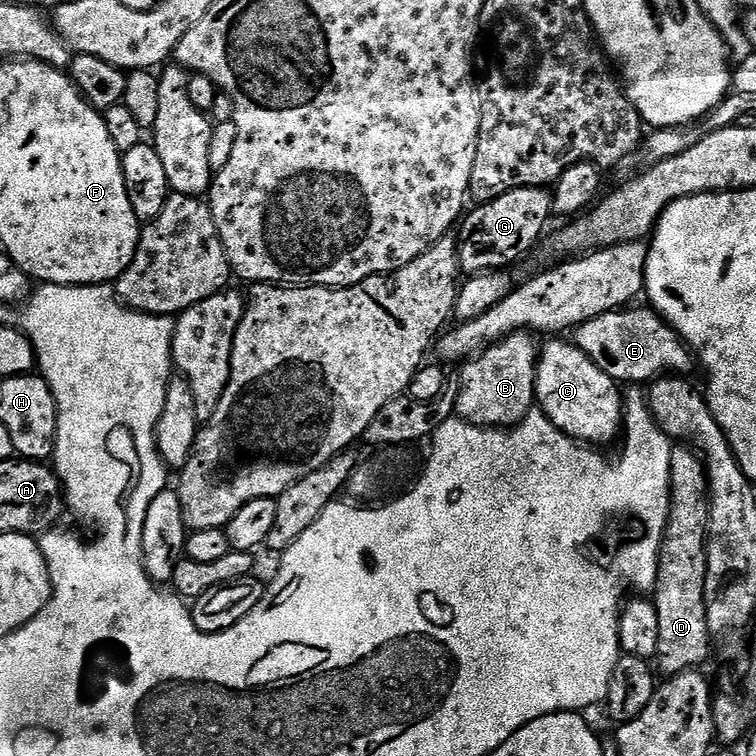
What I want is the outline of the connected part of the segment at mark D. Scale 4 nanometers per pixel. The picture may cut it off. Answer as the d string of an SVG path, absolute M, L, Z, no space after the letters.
M677 443L670 454L670 510L668 511L668 525L664 531L664 541L660 547L660 569L658 570L656 587L654 589L654 603L658 610L658 650L654 660L659 671L665 677L677 676L683 672L691 672L701 667L700 663L708 656L708 623L706 622L706 570L708 569L708 515L710 514L710 502L708 501L708 475L704 469L704 457L692 447L691 444Z

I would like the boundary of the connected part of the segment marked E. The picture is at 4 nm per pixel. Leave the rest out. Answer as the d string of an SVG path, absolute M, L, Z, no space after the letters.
M628 306L623 310L607 312L590 322L578 325L574 329L574 342L580 347L582 354L590 357L594 366L598 366L606 374L610 374L610 378L617 382L625 382L624 380L651 382L669 374L688 374L692 364L694 368L694 357L692 351L688 349L688 345L657 312L652 311L651 307L636 307Z

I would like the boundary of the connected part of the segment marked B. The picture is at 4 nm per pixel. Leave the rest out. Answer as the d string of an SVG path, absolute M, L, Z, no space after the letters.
M515 332L510 334L506 338L502 338L496 344L487 345L483 350L476 353L475 356L463 361L462 367L464 368L460 372L460 380L456 384L456 416L459 419L464 420L467 424L476 424L479 428L510 428L520 423L521 420L526 418L528 412L533 411L536 404L536 361L538 359L538 344L535 344L533 333L527 332Z

